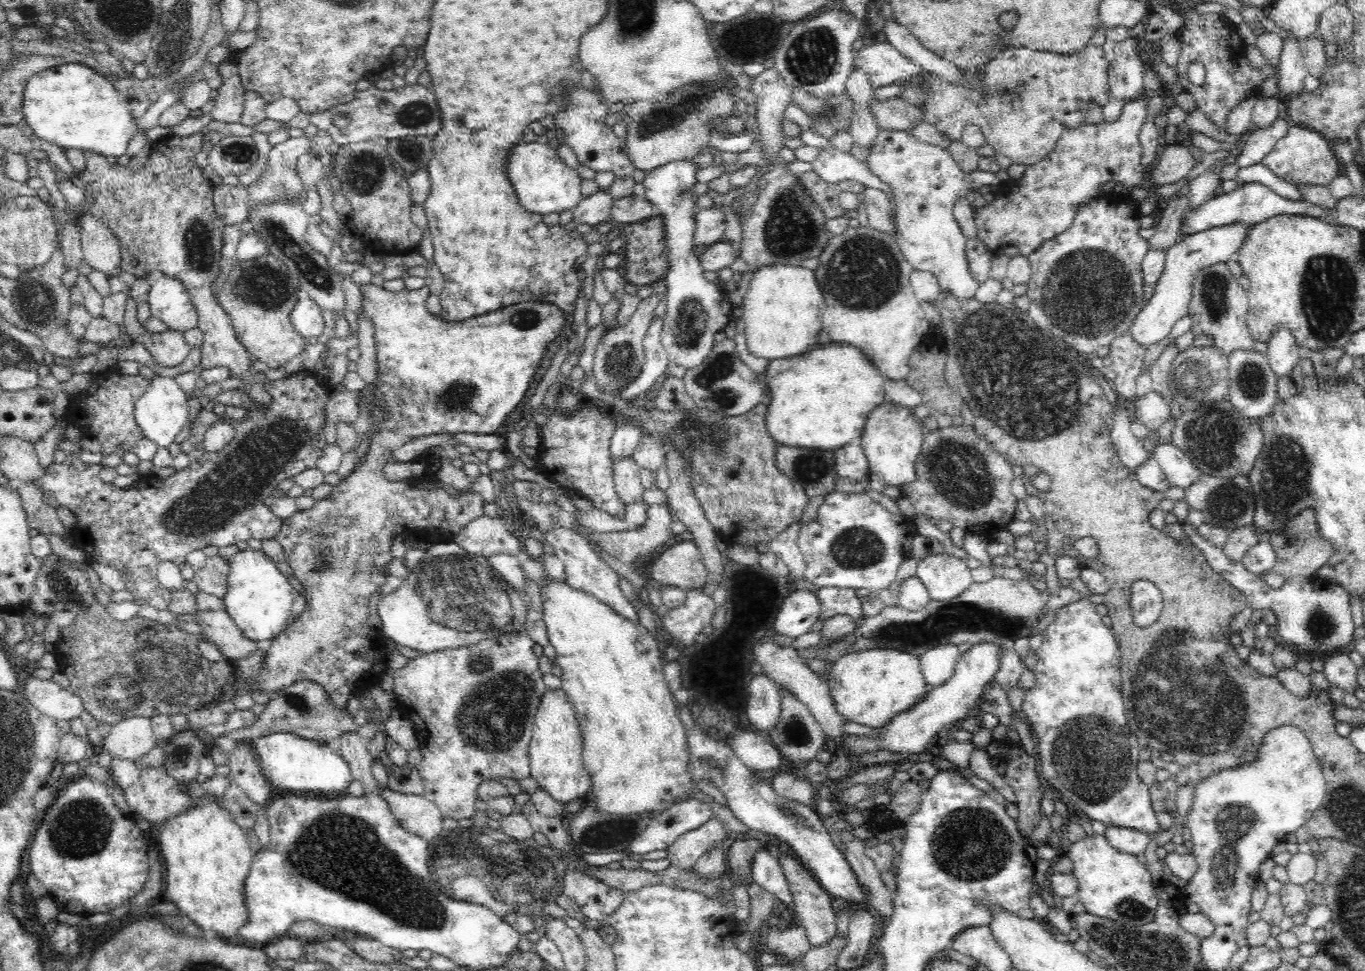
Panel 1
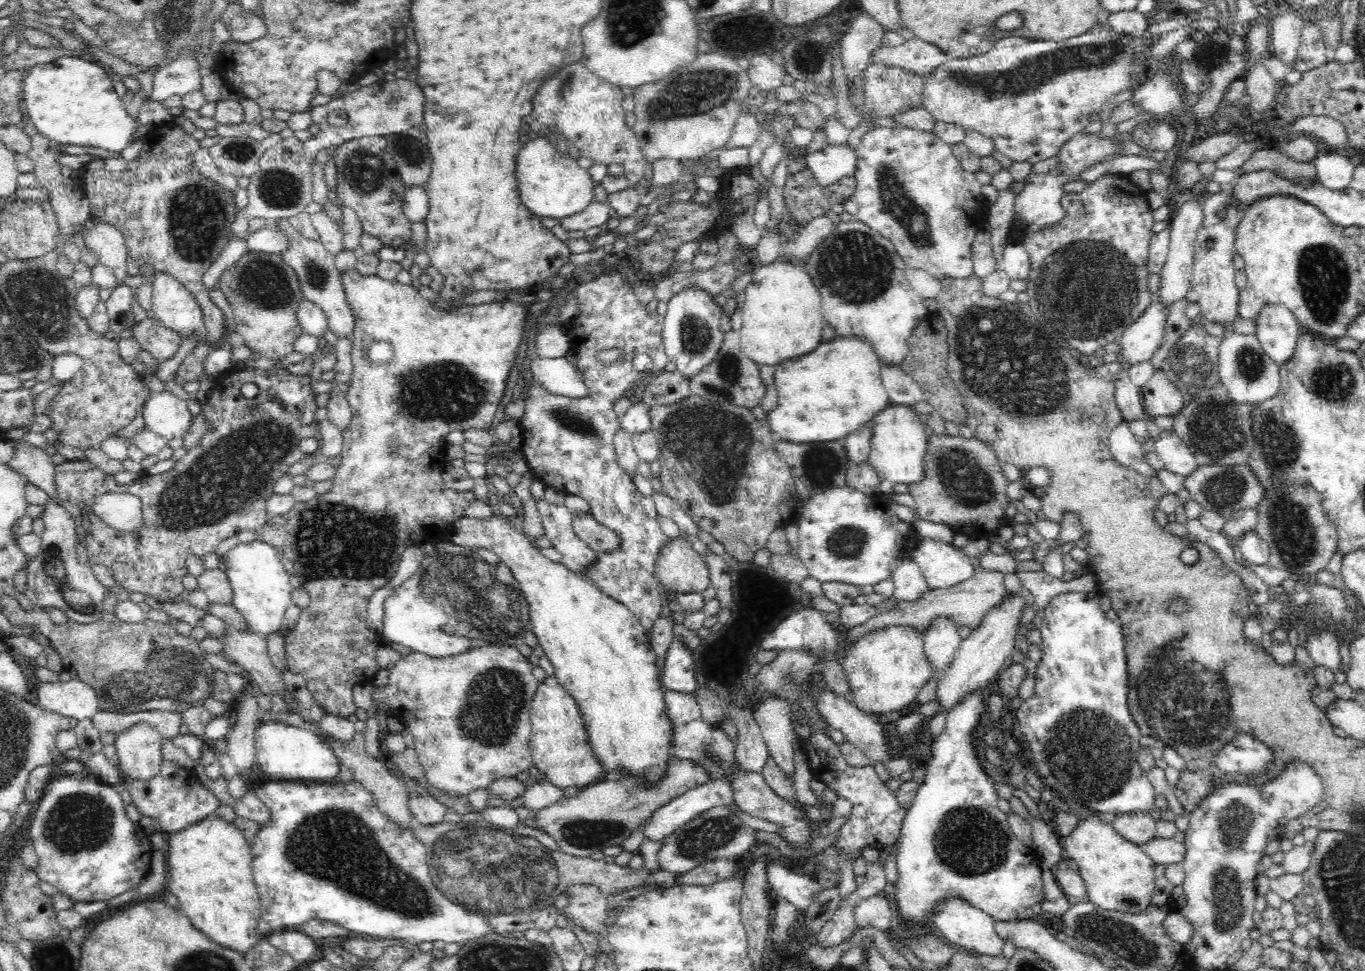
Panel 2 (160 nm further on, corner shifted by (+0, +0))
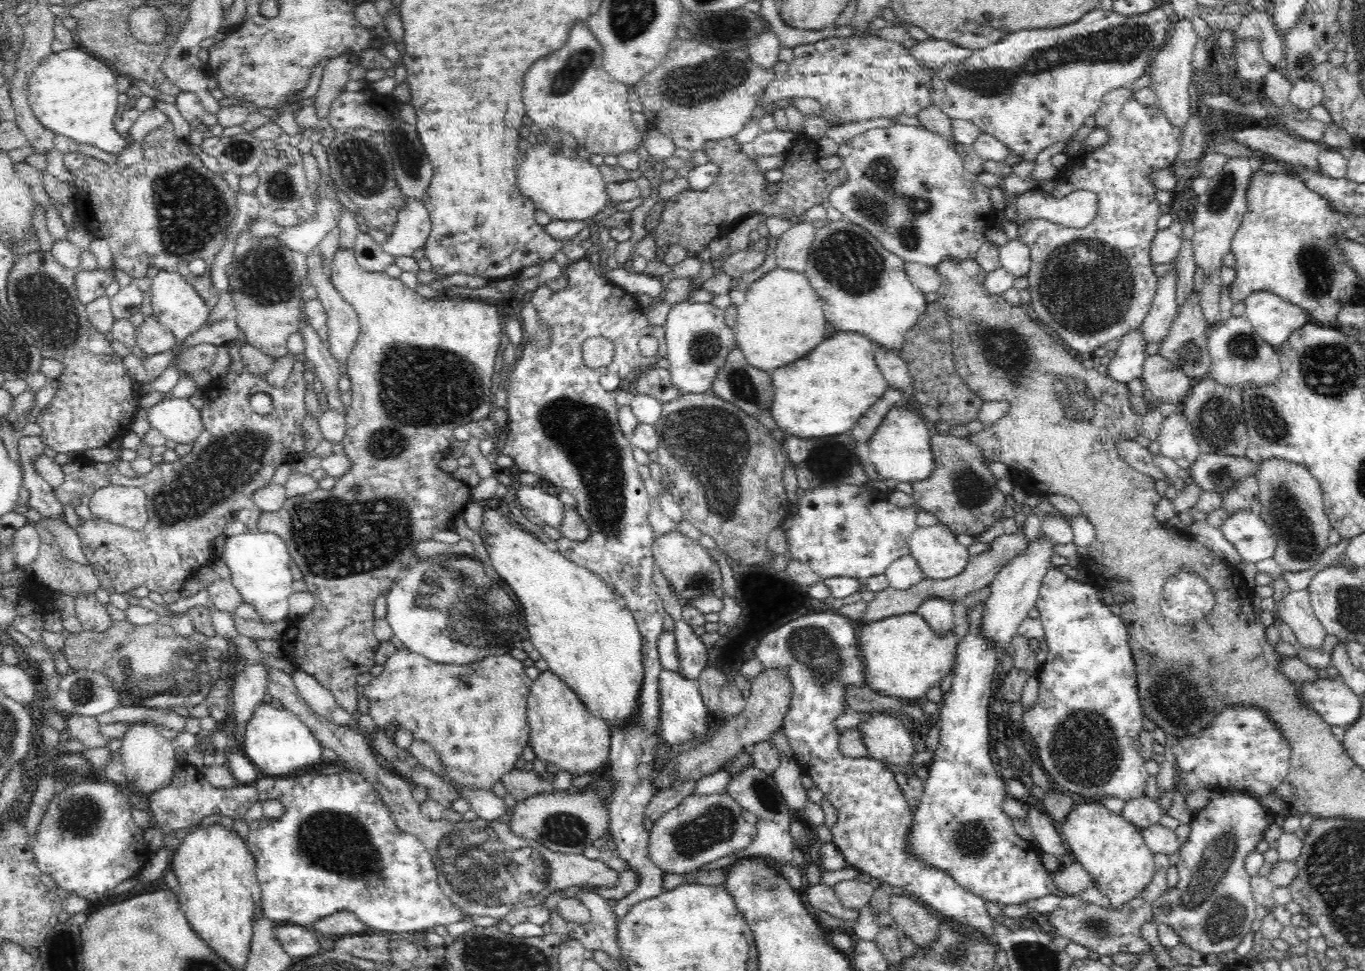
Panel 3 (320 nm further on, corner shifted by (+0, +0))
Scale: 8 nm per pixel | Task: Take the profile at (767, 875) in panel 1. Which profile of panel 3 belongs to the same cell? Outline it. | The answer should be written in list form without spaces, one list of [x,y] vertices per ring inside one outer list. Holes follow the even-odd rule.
[[[823,883],[816,885],[805,884],[806,902],[816,908],[823,910],[827,914],[831,914],[834,918],[840,918],[844,922],[858,922],[860,912],[856,909],[848,909],[842,905],[842,901],[838,899],[834,887],[829,887]]]

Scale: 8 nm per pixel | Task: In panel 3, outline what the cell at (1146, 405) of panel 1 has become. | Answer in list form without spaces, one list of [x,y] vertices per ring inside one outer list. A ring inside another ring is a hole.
[[[1160,354],[1145,358],[1140,379],[1149,400],[1156,405],[1168,402],[1180,406],[1192,387],[1190,377]]]

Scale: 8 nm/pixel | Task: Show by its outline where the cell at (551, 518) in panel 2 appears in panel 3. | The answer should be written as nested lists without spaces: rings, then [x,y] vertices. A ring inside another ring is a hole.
[[[516,482],[515,486],[518,506],[534,510],[536,516],[545,525],[550,525],[558,530],[562,528],[565,505],[557,496],[547,494],[540,487],[525,486]]]

